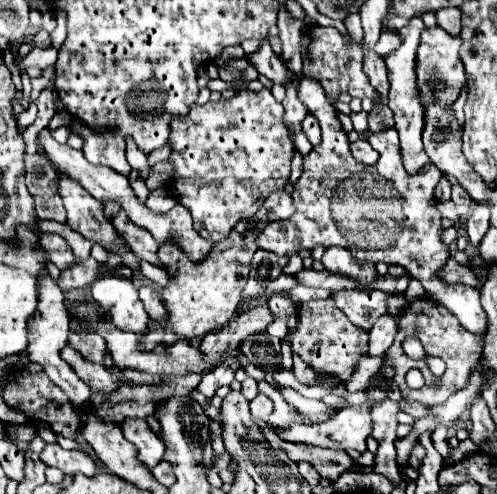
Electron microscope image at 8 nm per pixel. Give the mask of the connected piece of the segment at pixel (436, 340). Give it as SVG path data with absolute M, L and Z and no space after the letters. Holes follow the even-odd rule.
M423 298L423 300L415 300L407 306L407 310L403 312L401 316L401 328L395 336L395 342L391 346L391 362L397 362L397 384L401 386L401 394L405 398L411 398L411 400L417 400L425 406L437 406L437 404L443 404L451 392L457 392L461 390L467 382L469 382L469 376L475 372L475 366L479 364L479 356L481 356L481 344L475 342L475 336L471 336L471 332L467 332L459 320L439 302L435 300L429 300L429 298ZM407 336L413 336L417 338L421 344L423 344L423 350L425 350L425 356L437 356L441 358L447 368L445 368L445 374L439 378L439 386L435 384L437 378L433 376L433 372L429 370L427 362L425 360L411 360L407 358L407 354L403 352L403 340ZM411 368L417 368L423 372L423 378L425 378L425 386L419 388L419 390L411 390L405 382L405 374L411 370Z

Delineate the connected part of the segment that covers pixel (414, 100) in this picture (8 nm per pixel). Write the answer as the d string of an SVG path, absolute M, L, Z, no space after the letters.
M407 24L401 30L395 30L403 44L391 52L385 58L385 64L389 68L389 82L391 82L391 90L389 90L389 108L395 114L395 130L399 134L399 146L401 146L401 158L403 158L403 166L407 170L407 174L417 174L417 170L425 164L429 164L429 156L423 148L421 142L421 132L425 126L423 120L423 108L419 104L419 92L417 92L417 76L415 76L415 54L417 54L417 46L419 46L419 34L423 32L423 24Z

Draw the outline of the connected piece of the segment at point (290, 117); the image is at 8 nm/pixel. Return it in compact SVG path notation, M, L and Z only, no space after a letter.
M291 82L287 86L287 96L283 100L283 108L285 108L285 116L283 116L285 126L299 128L299 132L301 132L301 120L307 116L307 108L303 106L303 102L297 96L297 82Z

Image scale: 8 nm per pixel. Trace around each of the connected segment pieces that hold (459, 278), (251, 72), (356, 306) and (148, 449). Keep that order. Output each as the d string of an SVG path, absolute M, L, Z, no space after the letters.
M447 260L447 264L439 270L439 278L445 280L447 284L467 284L467 286L477 286L477 274L469 266L459 264L457 260Z
M239 58L239 60L229 60L227 66L219 68L219 78L223 82L243 84L243 82L249 82L249 80L257 80L259 72L255 70L253 64L249 64L247 58Z
M337 290L333 292L335 304L345 312L345 316L361 330L369 332L371 326L385 314L387 300L391 294L385 292L365 292L359 294L355 290Z
M125 420L125 422L121 424L121 428L123 428L123 436L125 436L131 444L135 444L141 462L145 462L149 468L155 468L155 466L163 460L165 444L161 442L159 436L153 434L151 428L147 428L147 426L137 426L137 424L131 422L131 420Z

